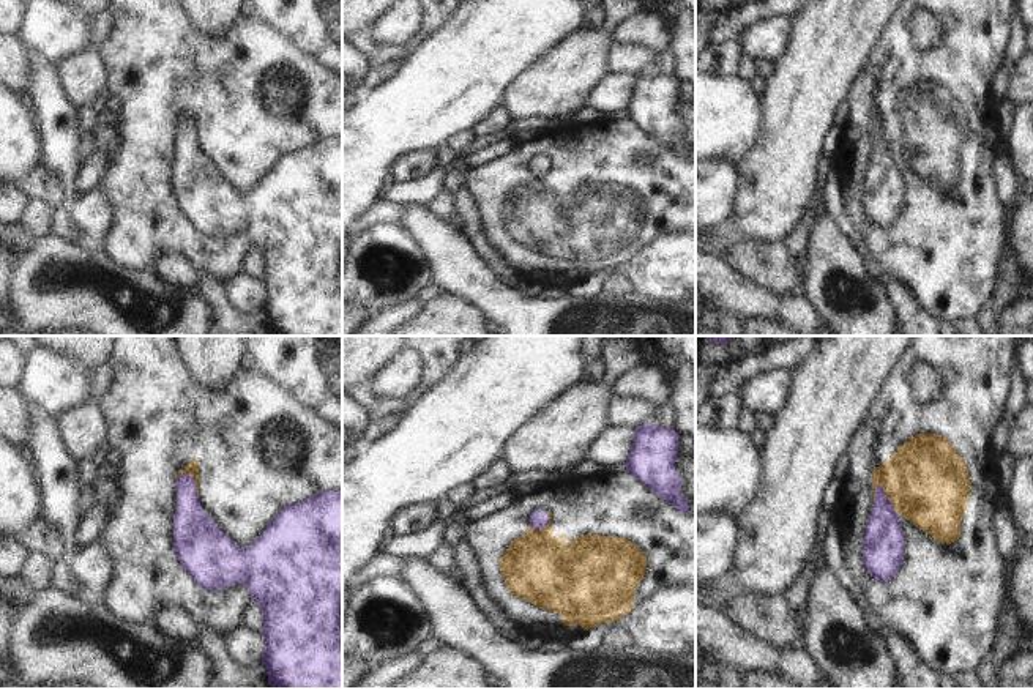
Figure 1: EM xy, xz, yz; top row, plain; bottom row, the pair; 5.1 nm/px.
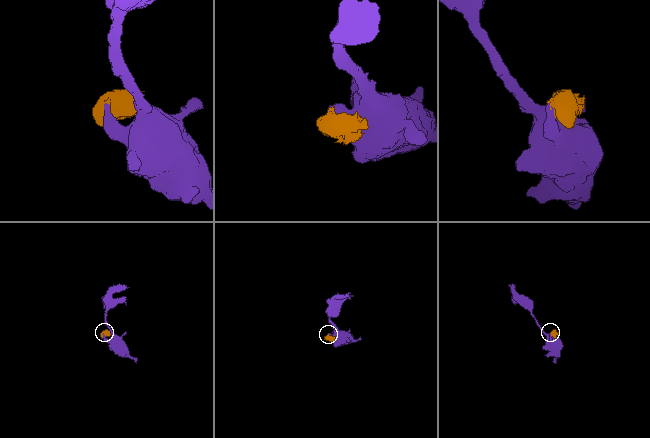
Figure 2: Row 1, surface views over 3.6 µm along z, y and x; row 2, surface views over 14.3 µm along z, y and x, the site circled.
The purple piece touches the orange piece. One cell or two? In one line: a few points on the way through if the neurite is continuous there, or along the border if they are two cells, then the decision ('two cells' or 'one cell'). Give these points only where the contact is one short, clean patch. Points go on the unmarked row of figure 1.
border yz (877, 131), (898, 160); two cells

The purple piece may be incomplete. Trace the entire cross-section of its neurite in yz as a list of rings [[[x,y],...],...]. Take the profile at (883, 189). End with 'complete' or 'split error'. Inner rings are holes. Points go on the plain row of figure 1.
[[[882,132],[875,136],[874,155],[863,186],[863,208],[867,219],[889,230],[904,210],[905,181],[897,159]]]; complete

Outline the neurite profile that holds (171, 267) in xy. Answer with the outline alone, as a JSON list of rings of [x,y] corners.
[[[159,252],[151,262],[150,268],[164,282],[178,287],[197,287],[197,277],[188,260],[178,252]]]

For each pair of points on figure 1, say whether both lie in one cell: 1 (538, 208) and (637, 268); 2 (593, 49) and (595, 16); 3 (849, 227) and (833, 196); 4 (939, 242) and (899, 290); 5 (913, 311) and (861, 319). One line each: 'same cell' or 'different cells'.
1: different cells
2: different cells
3: same cell
4: different cells
5: different cells

